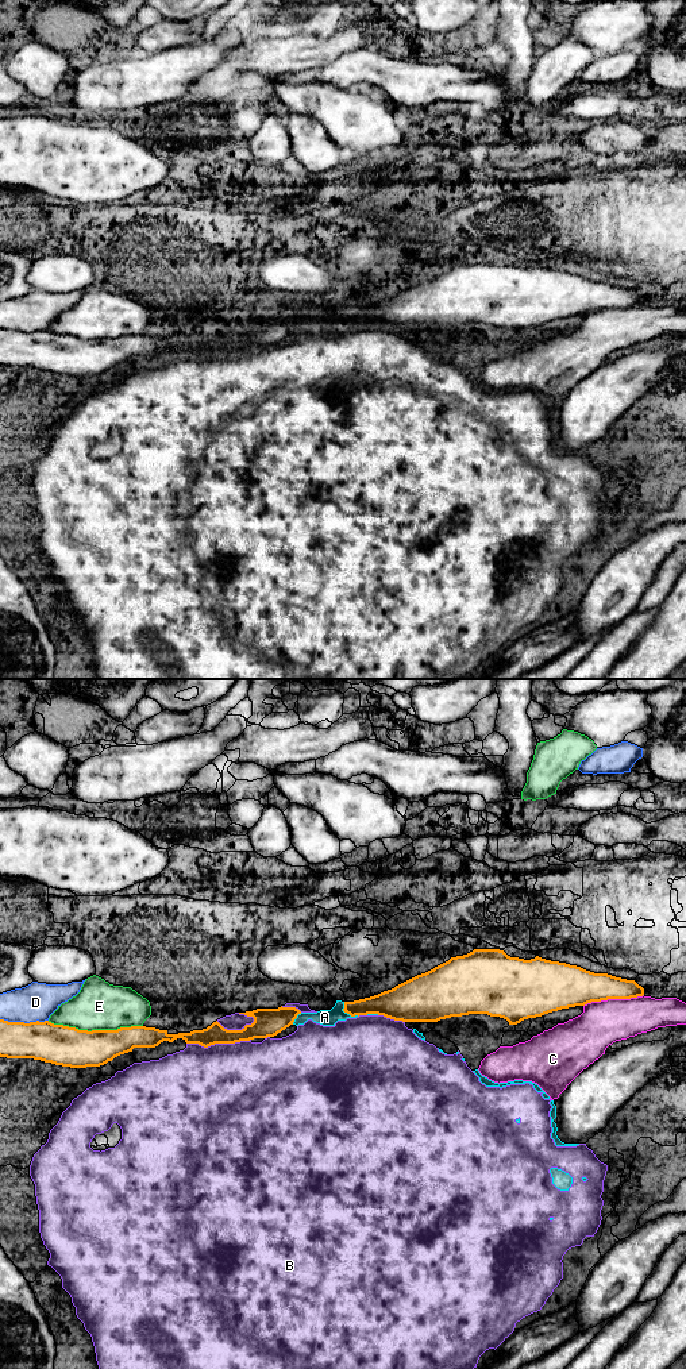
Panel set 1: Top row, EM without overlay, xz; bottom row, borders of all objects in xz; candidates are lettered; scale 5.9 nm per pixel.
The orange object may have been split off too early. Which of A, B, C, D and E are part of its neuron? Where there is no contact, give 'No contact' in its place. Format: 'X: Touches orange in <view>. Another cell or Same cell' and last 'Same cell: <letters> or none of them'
A: Touches orange in xz. Another cell
B: Touches orange in xz. Another cell
C: Touches orange in xz. Another cell
D: Touches orange in xz. Another cell
E: Touches orange in xz. Another cell
Same cell: none of them

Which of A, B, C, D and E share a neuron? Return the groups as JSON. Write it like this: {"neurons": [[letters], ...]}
{"neurons": [["A", "B"], ["C"], ["D"], ["E"]]}

